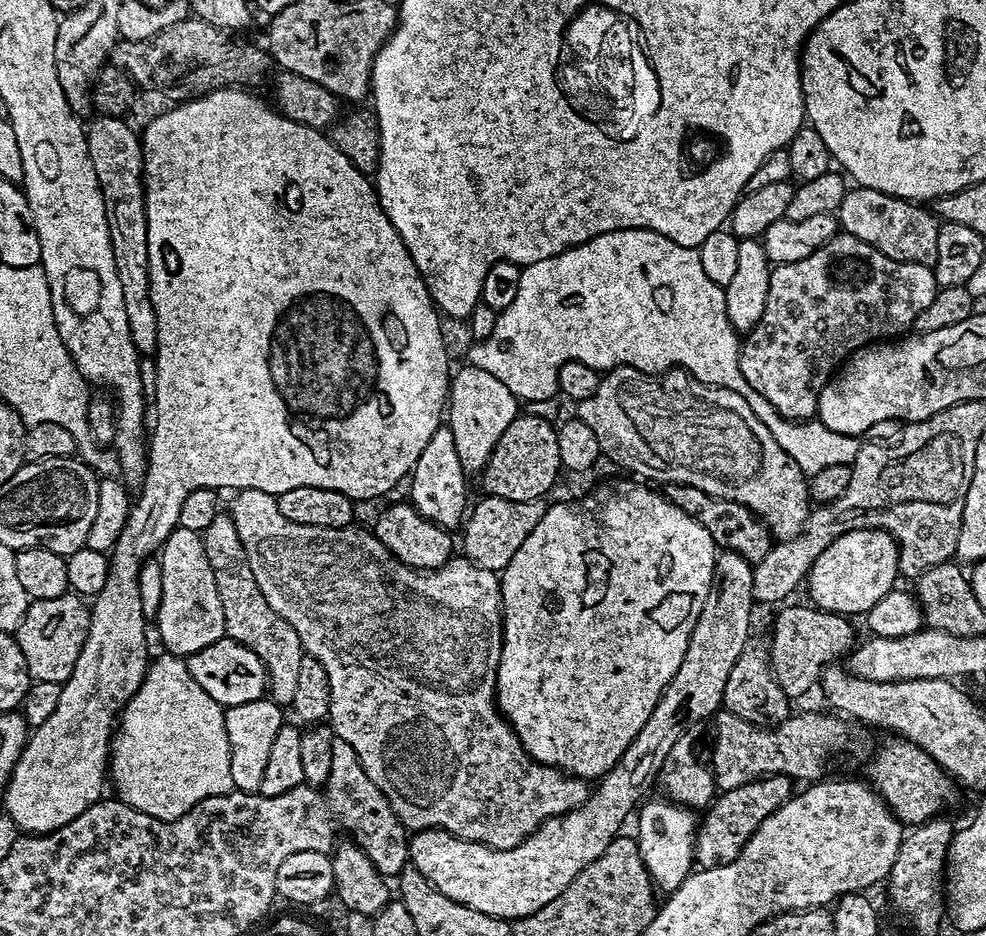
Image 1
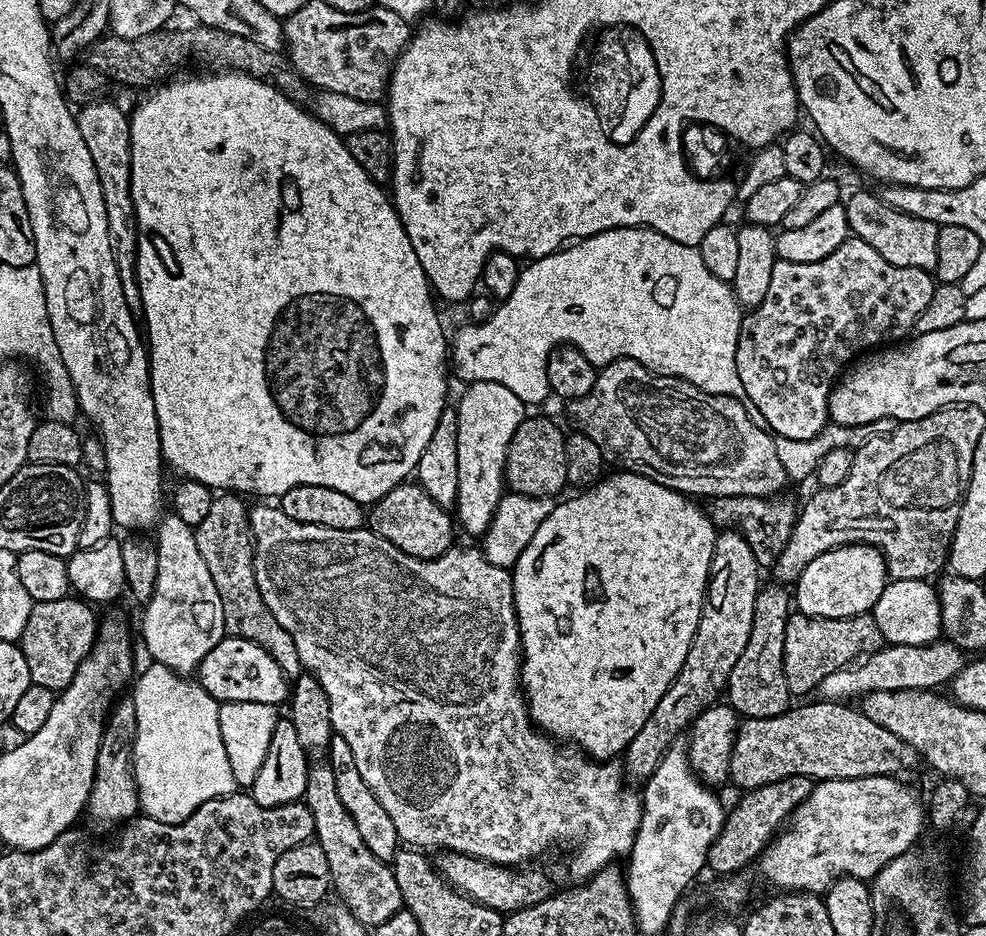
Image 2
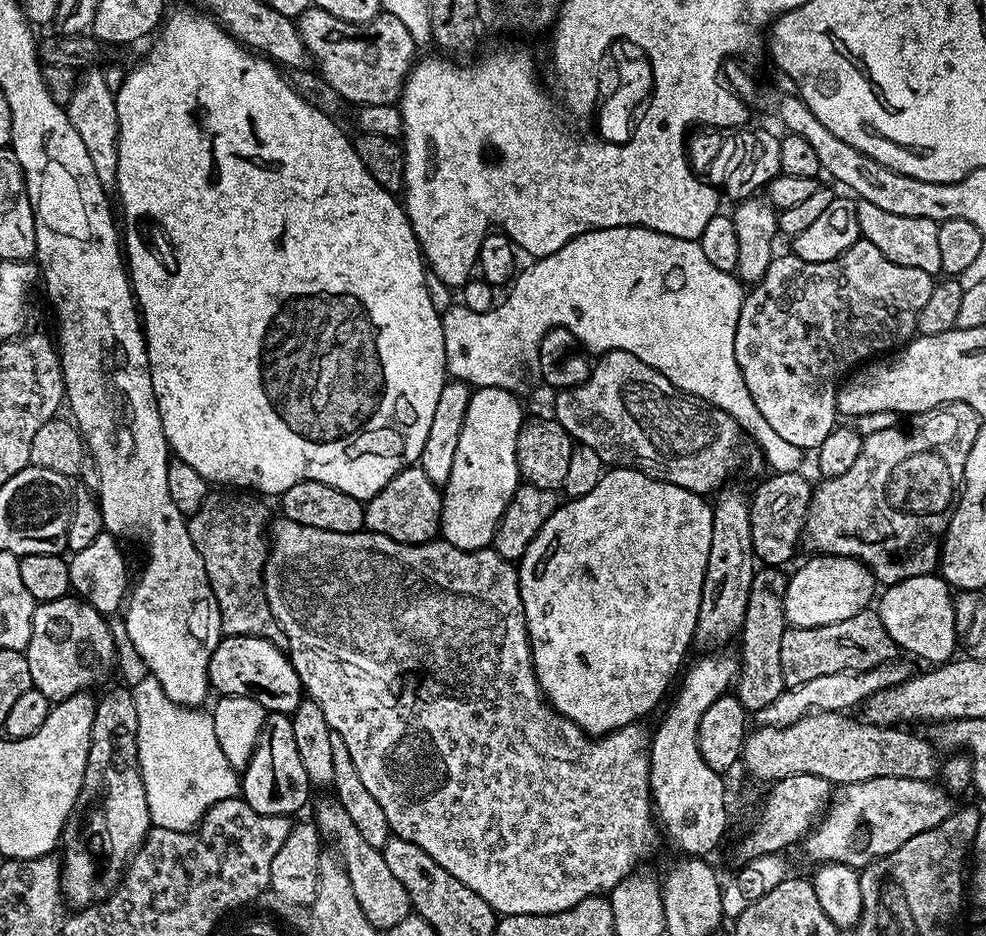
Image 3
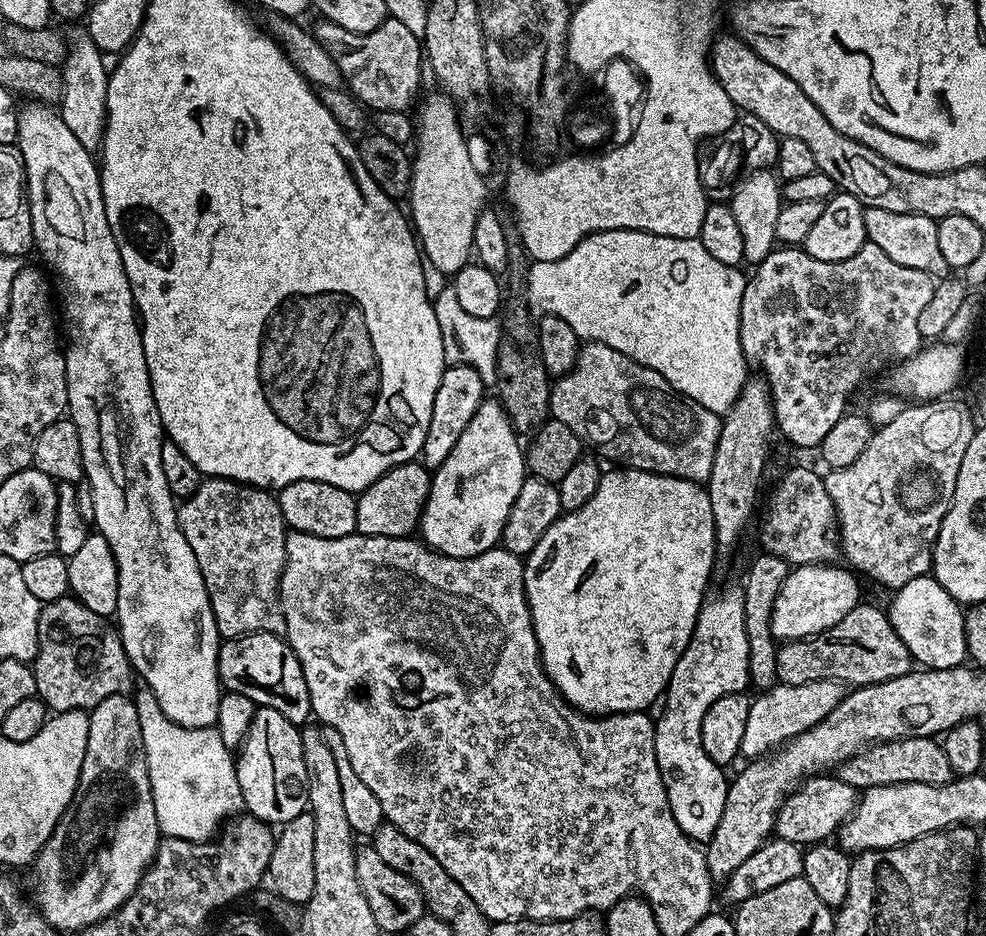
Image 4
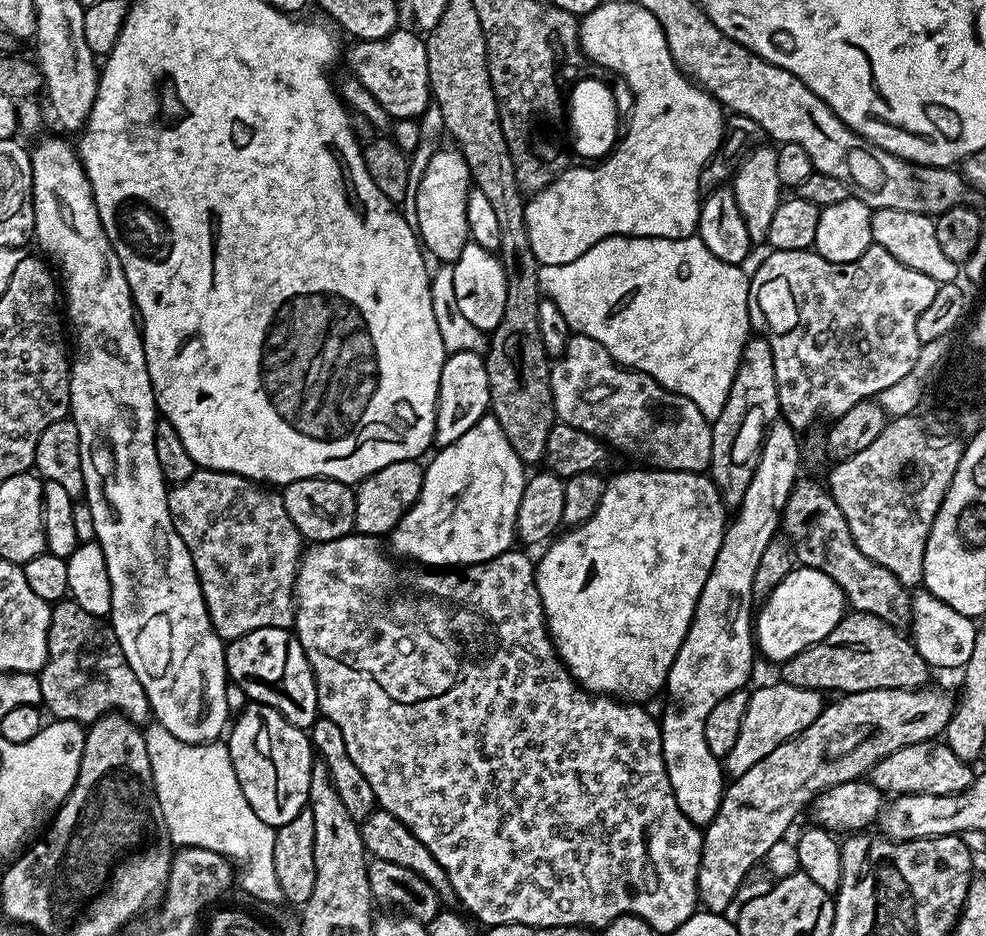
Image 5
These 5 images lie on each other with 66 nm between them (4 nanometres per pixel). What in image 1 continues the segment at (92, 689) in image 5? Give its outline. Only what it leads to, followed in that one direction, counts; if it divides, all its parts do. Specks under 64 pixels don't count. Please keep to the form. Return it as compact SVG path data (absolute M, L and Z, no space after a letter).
M75 594L32 600L29 603L14 635L33 681L54 682L61 686L68 681L74 670L74 662L78 662L78 654L82 654L82 646L86 642L89 615L89 605Z

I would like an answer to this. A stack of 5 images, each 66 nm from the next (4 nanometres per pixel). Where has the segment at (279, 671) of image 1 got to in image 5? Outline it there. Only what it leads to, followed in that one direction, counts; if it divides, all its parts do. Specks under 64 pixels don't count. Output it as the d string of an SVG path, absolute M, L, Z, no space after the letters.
M201 468L186 482L169 487L168 505L174 530L190 550L210 622L221 640L236 640L263 628L291 629L295 625L294 589L302 559L302 537L290 522L279 491L238 474Z

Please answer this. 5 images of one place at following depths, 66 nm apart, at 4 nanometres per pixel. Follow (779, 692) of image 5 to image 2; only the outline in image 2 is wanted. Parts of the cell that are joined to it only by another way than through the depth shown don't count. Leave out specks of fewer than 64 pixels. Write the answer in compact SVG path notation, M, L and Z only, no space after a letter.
M937 642L928 645L898 645L887 644L876 649L875 652L865 652L856 660L852 660L846 666L834 670L834 674L826 674L822 678L818 689L819 695L825 700L848 702L855 698L863 698L870 692L897 692L898 690L936 690L939 684L947 685L953 677L963 670L966 656L961 649L951 642Z

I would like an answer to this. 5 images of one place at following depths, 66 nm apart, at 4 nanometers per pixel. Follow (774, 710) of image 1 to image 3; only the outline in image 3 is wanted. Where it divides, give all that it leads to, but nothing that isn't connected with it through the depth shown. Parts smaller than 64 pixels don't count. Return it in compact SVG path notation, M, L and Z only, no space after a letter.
M760 566L750 582L750 594L746 598L744 624L740 627L738 641L738 671L734 677L734 695L749 713L759 714L786 687L782 674L782 634L789 622L784 613L789 573L780 566Z

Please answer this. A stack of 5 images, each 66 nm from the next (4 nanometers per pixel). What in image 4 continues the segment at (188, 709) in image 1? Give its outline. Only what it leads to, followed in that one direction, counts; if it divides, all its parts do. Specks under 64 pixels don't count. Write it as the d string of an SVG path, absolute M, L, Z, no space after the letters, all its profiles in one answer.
M141 690L134 699L161 833L183 840L211 841L225 821L244 808L233 753L215 727L187 728L166 718L152 692Z

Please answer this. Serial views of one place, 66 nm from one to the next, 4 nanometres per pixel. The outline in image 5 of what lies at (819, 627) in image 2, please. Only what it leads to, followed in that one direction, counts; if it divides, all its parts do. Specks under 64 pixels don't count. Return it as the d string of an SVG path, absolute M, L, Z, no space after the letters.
M854 611L845 614L822 642L794 654L779 668L779 679L785 684L836 692L832 694L883 688L922 688L929 683L930 673L929 665L901 629L874 614Z

